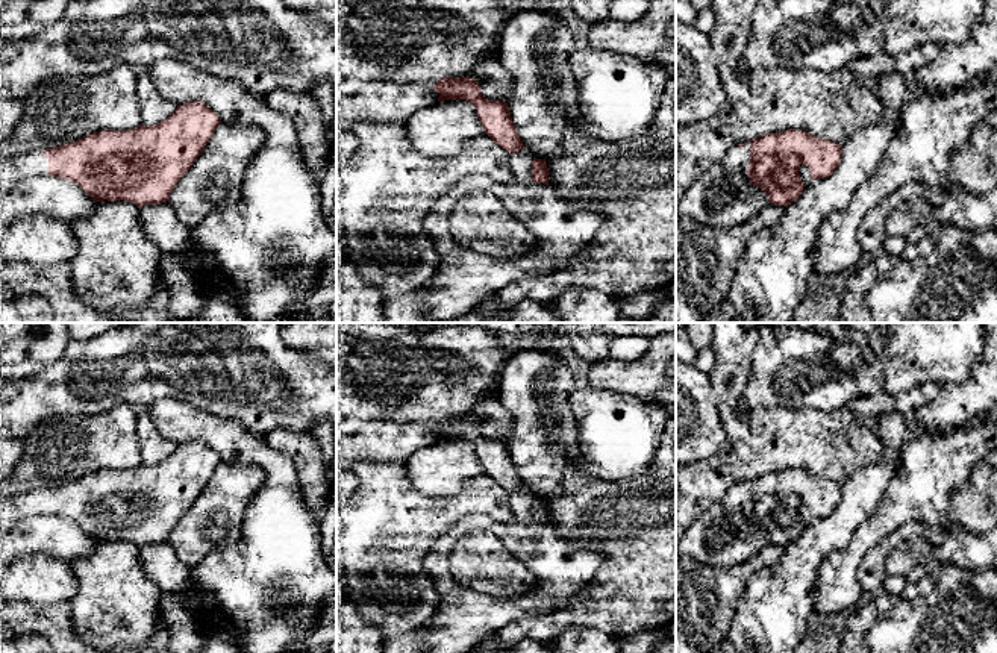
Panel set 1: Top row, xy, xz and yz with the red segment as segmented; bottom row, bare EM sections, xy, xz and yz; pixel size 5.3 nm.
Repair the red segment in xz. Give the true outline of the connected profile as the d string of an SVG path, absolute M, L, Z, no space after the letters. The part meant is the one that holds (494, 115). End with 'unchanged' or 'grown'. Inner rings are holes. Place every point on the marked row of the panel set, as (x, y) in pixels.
M336 0L336 97L352 95L373 82L432 86L439 94L438 102L470 102L477 111L485 133L511 155L518 153L524 144L508 103L485 98L480 85L470 76L488 50L498 50L508 20L500 0Z; grown

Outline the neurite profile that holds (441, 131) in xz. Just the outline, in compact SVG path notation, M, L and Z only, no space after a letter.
M442 100L415 112L406 123L412 147L430 159L459 156L465 145L485 133L474 105L465 100Z

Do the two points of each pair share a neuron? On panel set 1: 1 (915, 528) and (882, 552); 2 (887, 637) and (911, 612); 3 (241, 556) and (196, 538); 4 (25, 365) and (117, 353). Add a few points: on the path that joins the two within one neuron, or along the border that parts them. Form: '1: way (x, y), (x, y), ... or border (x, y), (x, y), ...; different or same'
1: way (908, 531), (890, 546); same
2: way (893, 631), (905, 618); same
3: border (243, 520), (234, 544), (193, 567); different
4: border (70, 338), (55, 361), (23, 378); different

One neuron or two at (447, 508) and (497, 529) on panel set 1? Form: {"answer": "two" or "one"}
{"answer": "two"}

